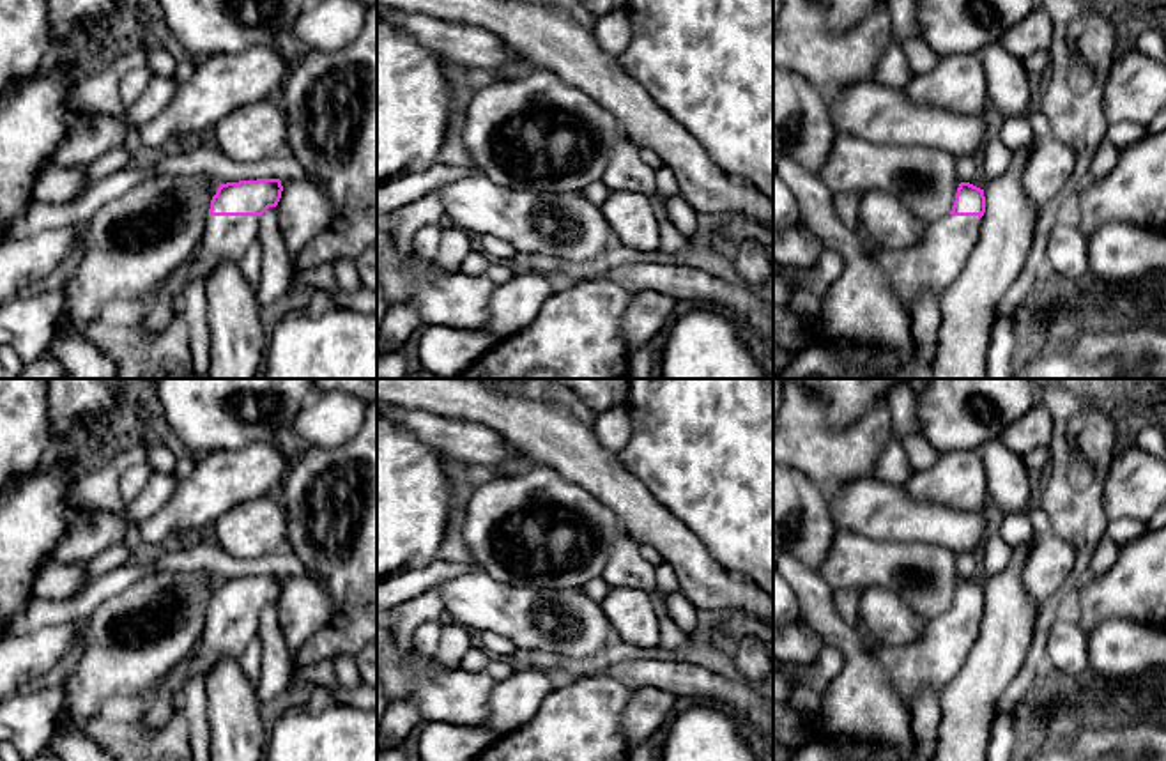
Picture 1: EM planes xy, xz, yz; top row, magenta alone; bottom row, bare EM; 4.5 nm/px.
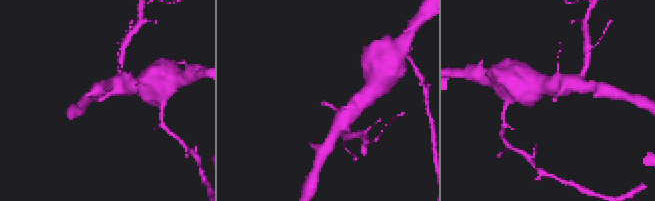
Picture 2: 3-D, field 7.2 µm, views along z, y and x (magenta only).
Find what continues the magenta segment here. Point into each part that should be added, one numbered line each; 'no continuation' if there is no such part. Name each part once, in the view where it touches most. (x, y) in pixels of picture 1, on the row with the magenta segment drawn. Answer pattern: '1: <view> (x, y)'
1: xy (227, 238)

